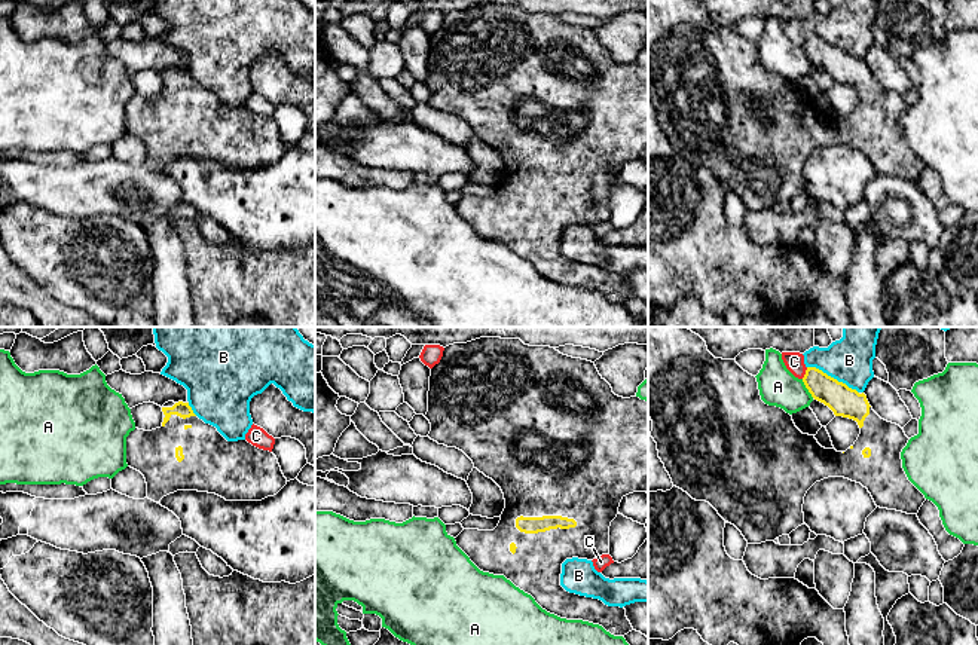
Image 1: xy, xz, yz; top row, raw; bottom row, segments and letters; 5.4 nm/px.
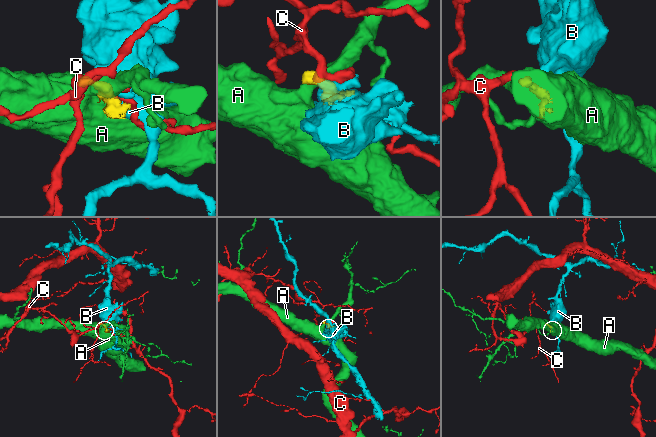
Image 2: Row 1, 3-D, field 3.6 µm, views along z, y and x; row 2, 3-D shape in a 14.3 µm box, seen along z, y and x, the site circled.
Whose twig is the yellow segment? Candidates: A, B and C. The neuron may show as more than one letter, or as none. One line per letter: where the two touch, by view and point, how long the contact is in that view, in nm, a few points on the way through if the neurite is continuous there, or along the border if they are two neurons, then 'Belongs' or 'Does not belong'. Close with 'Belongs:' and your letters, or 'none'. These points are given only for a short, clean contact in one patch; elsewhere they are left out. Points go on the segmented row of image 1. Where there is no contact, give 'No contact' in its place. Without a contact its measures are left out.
A: Touches yellow at yz (806, 387). Shared border 120 nm. Boundary: yz (801, 379), (813, 397). Does not belong
B: Touches yellow at yz (833, 378). Shared border 320 nm. Does not belong
C: Touches yellow at yz (806, 373). Shared border 70 nm. Does not belong
Belongs: none

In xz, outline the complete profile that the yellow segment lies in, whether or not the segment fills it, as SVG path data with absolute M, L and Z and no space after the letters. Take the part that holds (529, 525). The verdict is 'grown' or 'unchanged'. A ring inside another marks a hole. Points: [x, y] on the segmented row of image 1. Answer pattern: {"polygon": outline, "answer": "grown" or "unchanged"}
{"polygon": "M480 337L467 343L453 343L444 348L438 364L431 369L428 412L425 418L431 424L428 437L438 444L462 450L480 473L492 479L502 490L505 508L493 531L464 529L456 538L456 545L483 572L504 575L516 587L531 594L535 602L550 614L566 620L583 620L602 626L614 636L624 636L633 630L626 617L626 609L608 606L599 599L580 596L566 591L560 586L562 563L566 559L578 557L593 560L598 556L609 554L609 526L618 514L621 499L633 492L648 493L648 401L639 397L623 398L612 392L611 385L599 375L595 363L572 358L550 346L529 346L520 339Z", "answer": "grown"}

